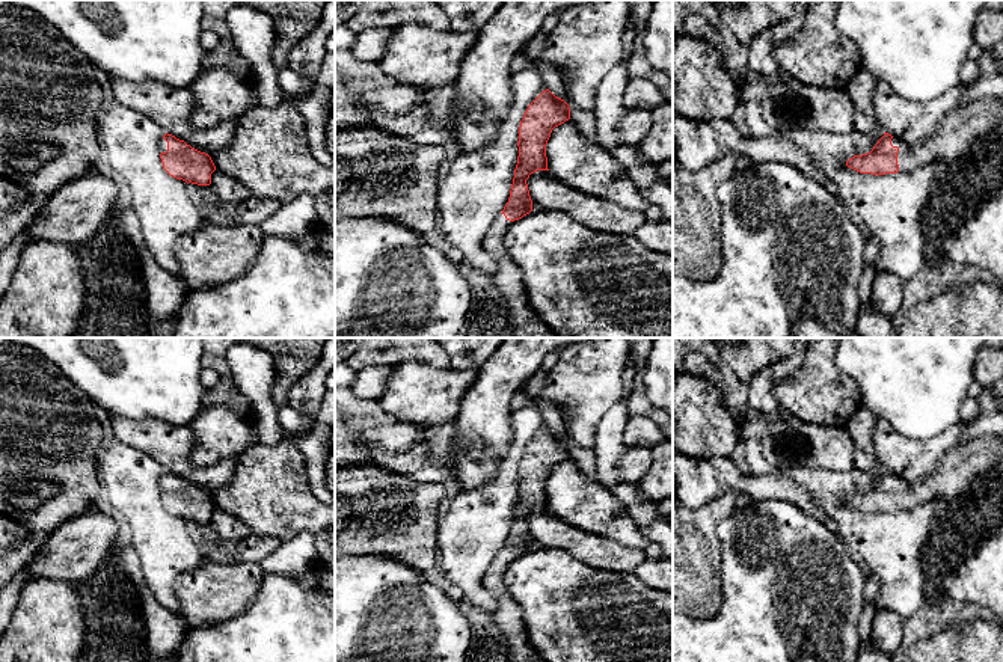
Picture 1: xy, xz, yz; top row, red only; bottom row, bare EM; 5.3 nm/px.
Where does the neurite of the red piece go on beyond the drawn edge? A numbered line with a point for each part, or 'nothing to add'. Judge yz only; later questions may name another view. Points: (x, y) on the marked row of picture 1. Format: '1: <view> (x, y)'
1: yz (963, 127)

